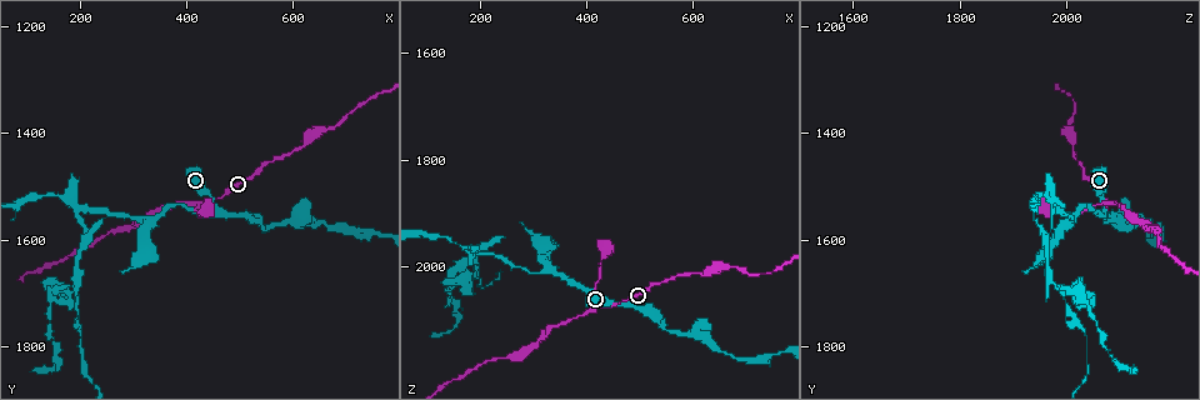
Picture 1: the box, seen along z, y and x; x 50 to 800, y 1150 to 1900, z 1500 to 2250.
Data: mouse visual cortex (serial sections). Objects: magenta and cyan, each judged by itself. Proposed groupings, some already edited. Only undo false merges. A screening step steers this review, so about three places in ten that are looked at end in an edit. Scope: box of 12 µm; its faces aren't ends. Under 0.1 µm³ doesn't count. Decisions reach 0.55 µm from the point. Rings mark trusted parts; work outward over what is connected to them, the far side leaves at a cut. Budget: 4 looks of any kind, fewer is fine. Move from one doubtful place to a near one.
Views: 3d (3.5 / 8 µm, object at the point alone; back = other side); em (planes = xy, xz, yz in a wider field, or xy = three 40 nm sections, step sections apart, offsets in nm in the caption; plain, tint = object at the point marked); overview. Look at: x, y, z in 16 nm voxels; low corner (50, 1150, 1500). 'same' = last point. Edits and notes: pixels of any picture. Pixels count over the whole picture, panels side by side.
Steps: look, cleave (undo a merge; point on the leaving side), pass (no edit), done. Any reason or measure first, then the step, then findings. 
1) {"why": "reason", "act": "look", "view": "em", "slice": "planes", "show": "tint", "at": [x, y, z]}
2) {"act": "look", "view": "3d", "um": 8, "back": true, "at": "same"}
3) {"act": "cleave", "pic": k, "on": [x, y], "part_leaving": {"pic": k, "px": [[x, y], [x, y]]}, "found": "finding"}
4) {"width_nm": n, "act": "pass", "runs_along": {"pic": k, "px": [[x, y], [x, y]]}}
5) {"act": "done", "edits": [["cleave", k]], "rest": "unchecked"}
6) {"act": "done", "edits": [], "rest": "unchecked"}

{"why": "side arm on a straight run", "act": "look", "view": "3d", "um": 3.5, "at": [460, 1540, 2075]}

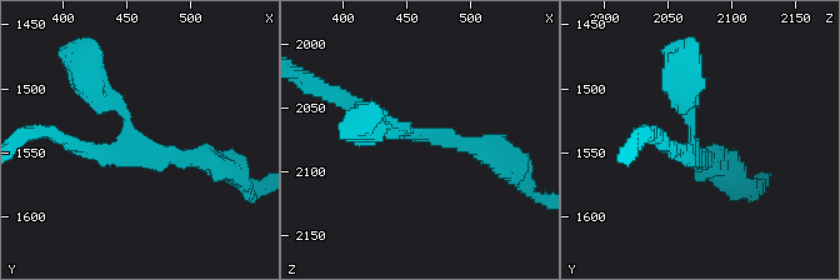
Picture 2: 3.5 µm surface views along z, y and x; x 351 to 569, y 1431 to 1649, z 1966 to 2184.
{"arms": 3, "arm_widths_nm": [200, 250, 300], "act": "look", "view": "em", "slice": "xy", "step": 1, "show": "tint", "at": [458, 1542, 2068]}

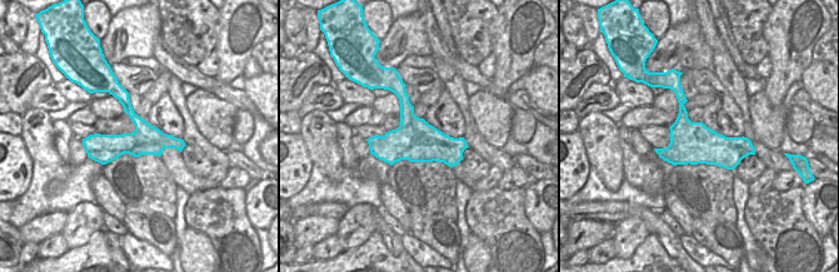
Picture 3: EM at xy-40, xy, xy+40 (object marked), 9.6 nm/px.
{"act": "pass", "runs_along": {"pic": 3, "px": [[85, 141], [180, 145]]}, "found": "one cell here"}

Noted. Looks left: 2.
{"why": "a narrow waist", "act": "look", "view": "3d", "um": 3.5, "back": true, "at": [660, 1575, 2160]}

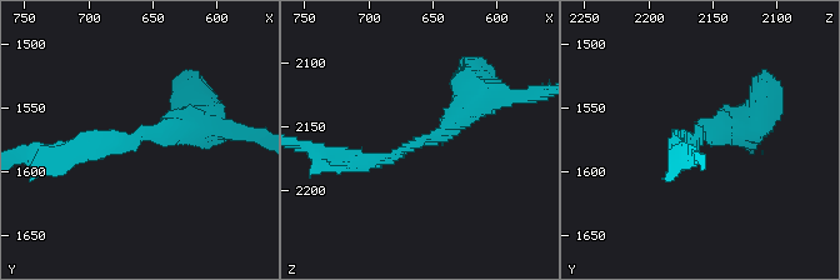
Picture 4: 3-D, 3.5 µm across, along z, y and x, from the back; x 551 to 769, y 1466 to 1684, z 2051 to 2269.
{"arm_widths_nm": [200, 450], "why": "need the tissue", "act": "look", "view": "em", "slice": "xy", "step": 5, "show": "tint", "at": [658, 1568, 2158]}

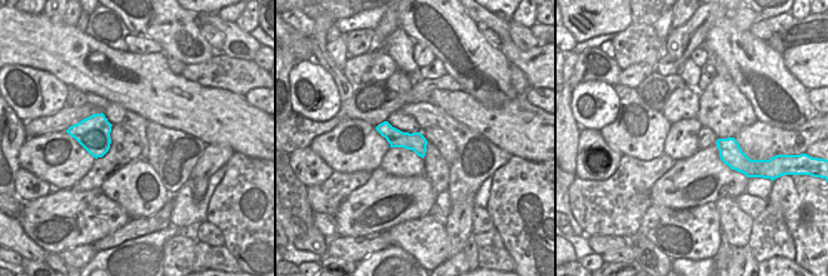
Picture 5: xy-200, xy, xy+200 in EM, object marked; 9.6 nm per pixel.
{"width_nm": 180, "act": "pass", "runs_along": {"pic": 5, "px": [[380, 128], [410, 141], [422, 152]]}, "found": "continuous, no second cell"}

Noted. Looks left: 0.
{"act": "done", "edits": [], "rest": "unchecked"}

